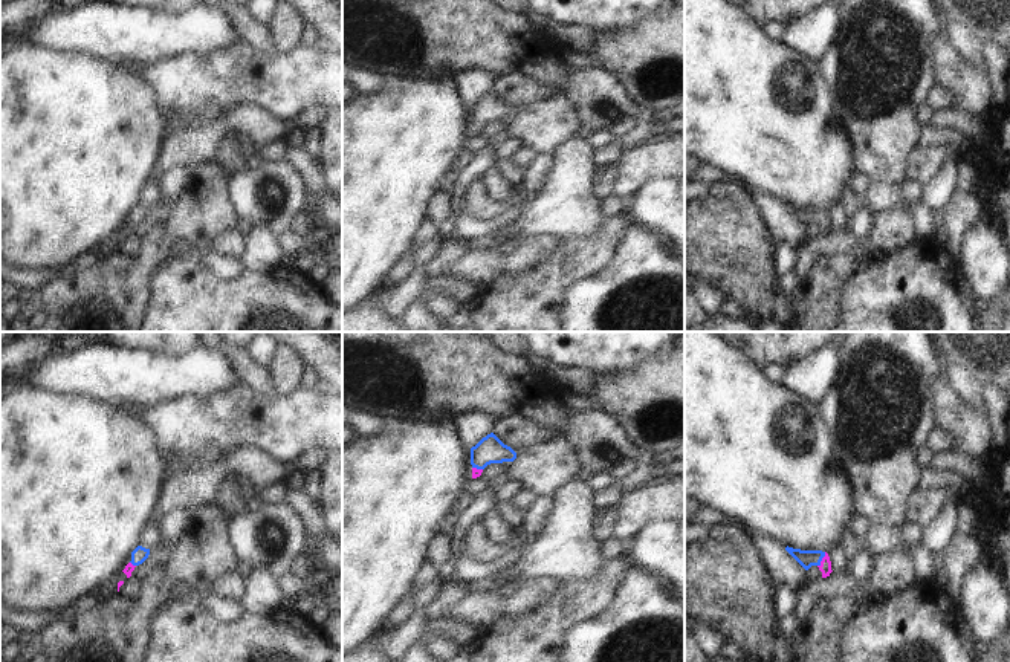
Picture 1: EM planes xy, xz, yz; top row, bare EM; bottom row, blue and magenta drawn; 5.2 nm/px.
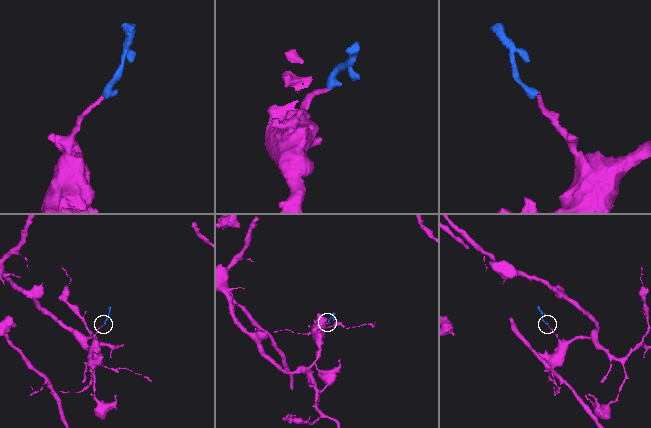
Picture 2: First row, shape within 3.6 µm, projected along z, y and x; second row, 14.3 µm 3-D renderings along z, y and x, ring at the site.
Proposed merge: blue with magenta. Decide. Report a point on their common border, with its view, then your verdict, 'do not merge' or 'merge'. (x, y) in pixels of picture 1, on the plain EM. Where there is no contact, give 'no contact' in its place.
yz (821, 217) | merge

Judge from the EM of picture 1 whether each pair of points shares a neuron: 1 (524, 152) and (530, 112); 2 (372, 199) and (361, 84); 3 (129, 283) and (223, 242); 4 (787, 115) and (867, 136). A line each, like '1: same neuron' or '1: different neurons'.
1: different neurons
2: different neurons
3: different neurons
4: different neurons

